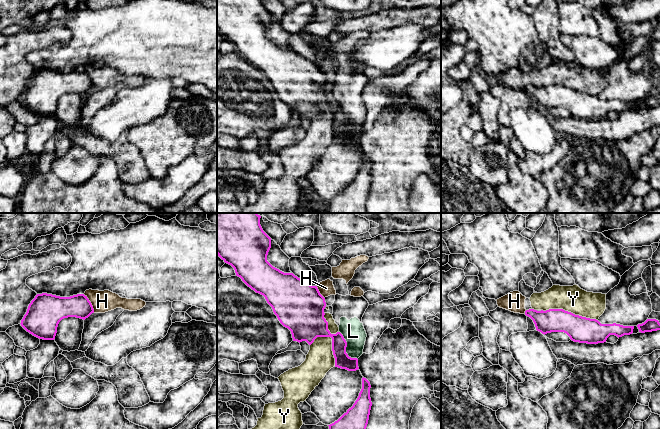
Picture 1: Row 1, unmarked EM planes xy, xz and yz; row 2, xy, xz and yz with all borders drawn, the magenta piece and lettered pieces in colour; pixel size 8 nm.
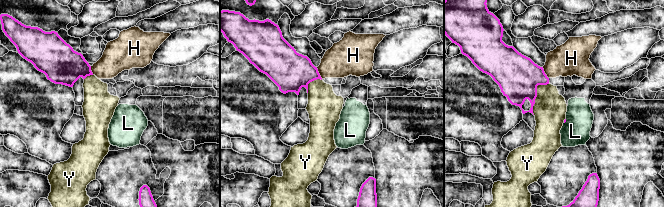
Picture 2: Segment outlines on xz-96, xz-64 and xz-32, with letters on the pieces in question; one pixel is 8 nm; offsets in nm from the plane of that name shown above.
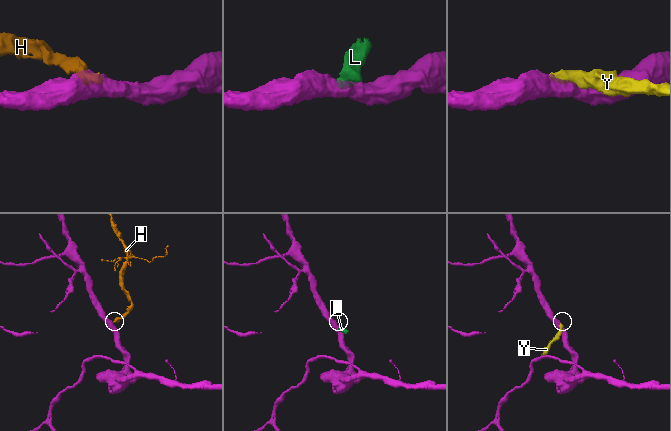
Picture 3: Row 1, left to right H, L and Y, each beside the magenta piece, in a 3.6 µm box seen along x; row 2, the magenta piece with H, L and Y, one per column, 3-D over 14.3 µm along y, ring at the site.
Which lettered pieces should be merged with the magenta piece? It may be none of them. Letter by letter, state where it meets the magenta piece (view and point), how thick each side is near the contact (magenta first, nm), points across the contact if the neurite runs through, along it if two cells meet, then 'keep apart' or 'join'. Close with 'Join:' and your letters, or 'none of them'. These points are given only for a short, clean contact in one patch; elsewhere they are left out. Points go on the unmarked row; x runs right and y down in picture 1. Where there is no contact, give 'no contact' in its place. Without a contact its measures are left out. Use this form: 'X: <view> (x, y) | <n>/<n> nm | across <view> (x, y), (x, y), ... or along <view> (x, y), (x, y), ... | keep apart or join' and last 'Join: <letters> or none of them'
H: xy (90, 79) | 190/180 nm | along xy (83, 70), (90, 78), (94, 88) | keep apart
L: xz (345, 124) | 120/180 nm | along xz (339, 107), (346, 118), (346, 129), (357, 135) | keep apart
Y: yz (569, 88) | 220/220 nm | keep apart
Join: none of them

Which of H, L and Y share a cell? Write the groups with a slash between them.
H Y / L

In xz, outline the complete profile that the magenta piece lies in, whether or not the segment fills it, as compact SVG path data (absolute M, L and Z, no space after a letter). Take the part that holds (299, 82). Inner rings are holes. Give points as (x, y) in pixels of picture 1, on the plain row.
M217 0L217 31L234 44L236 52L248 63L265 73L280 99L291 107L293 117L306 117L311 121L317 113L331 113L335 143L358 146L358 135L346 129L347 118L343 111L340 108L331 110L328 106L328 98L324 94L326 78L317 62L273 43L267 37L270 24L271 14L260 0Z

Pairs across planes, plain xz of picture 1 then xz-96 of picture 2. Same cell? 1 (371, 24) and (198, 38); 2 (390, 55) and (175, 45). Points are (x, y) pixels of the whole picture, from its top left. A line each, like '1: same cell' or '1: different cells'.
1: different cells
2: same cell

